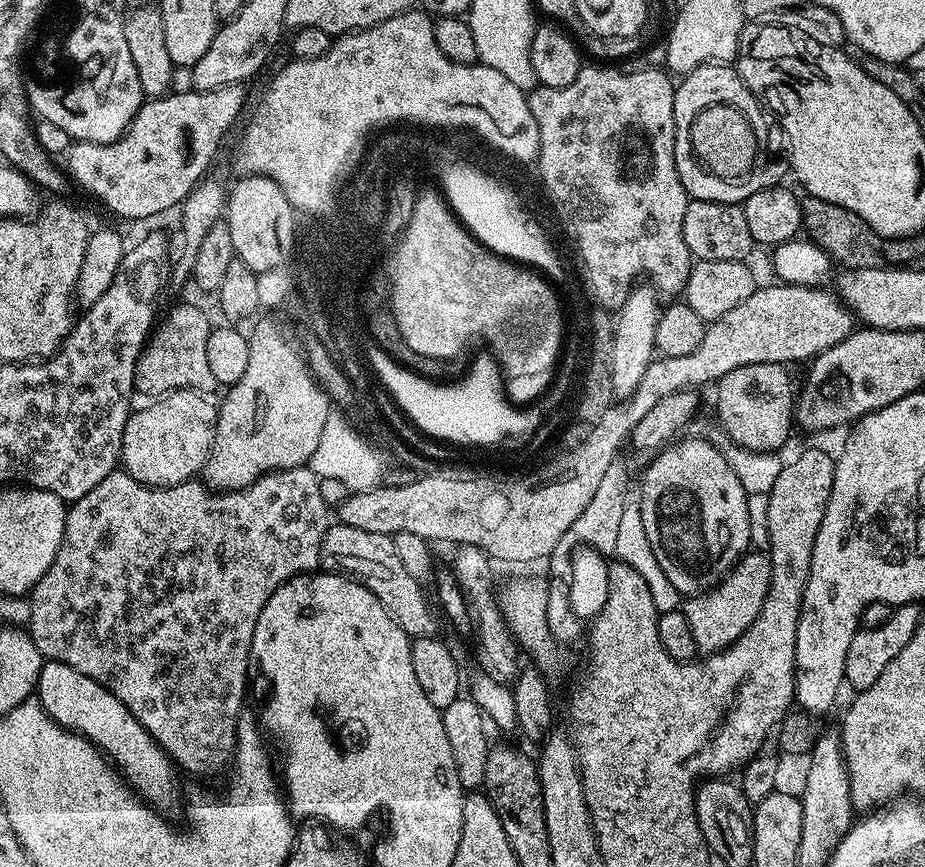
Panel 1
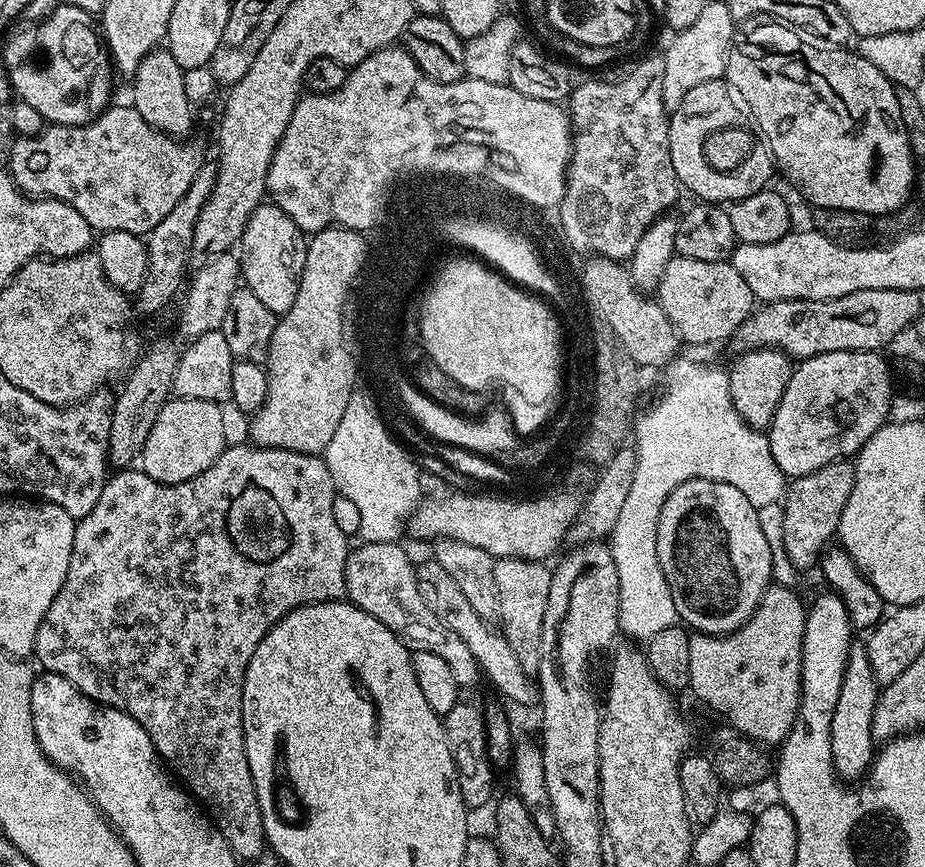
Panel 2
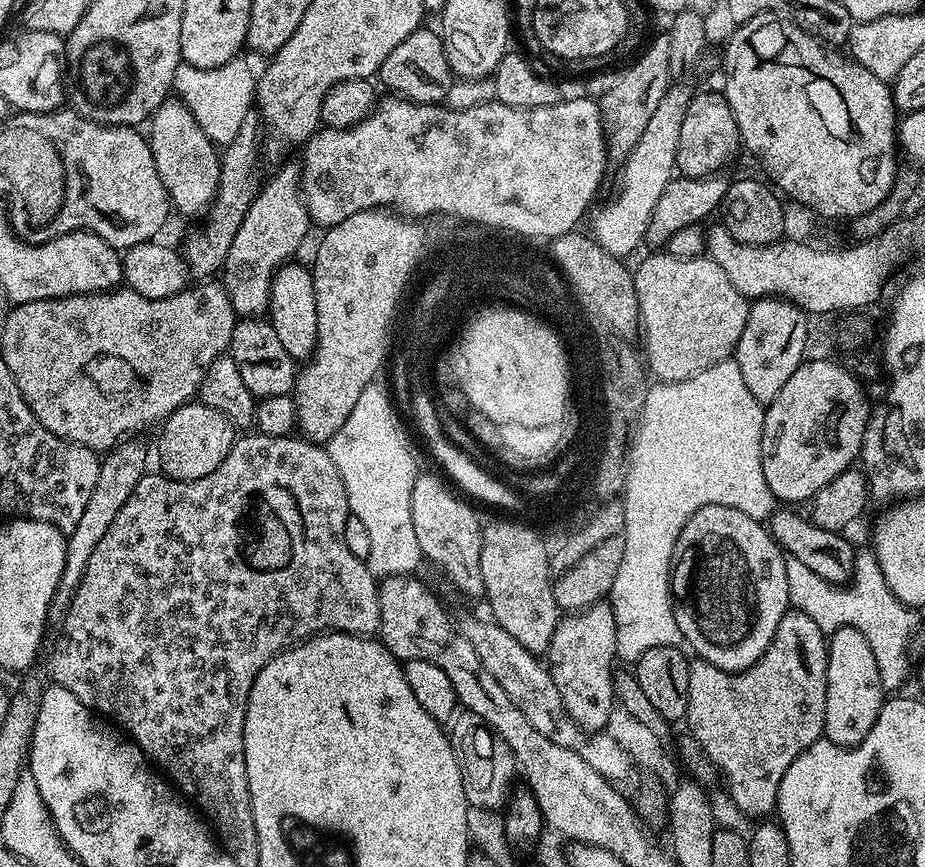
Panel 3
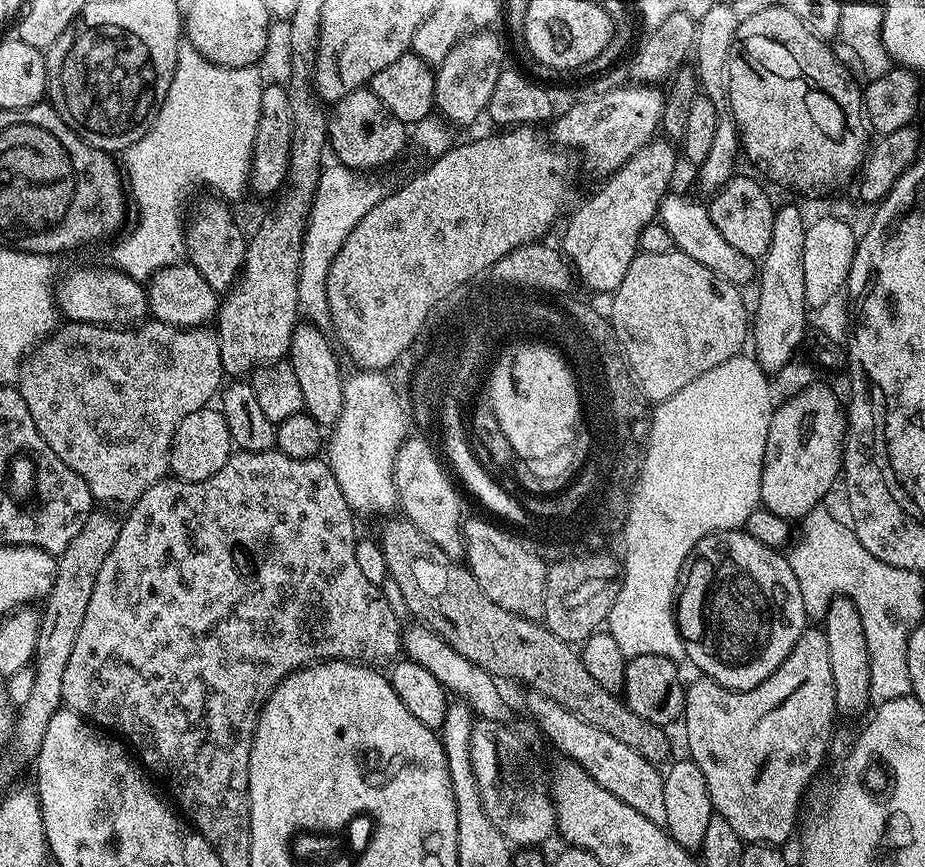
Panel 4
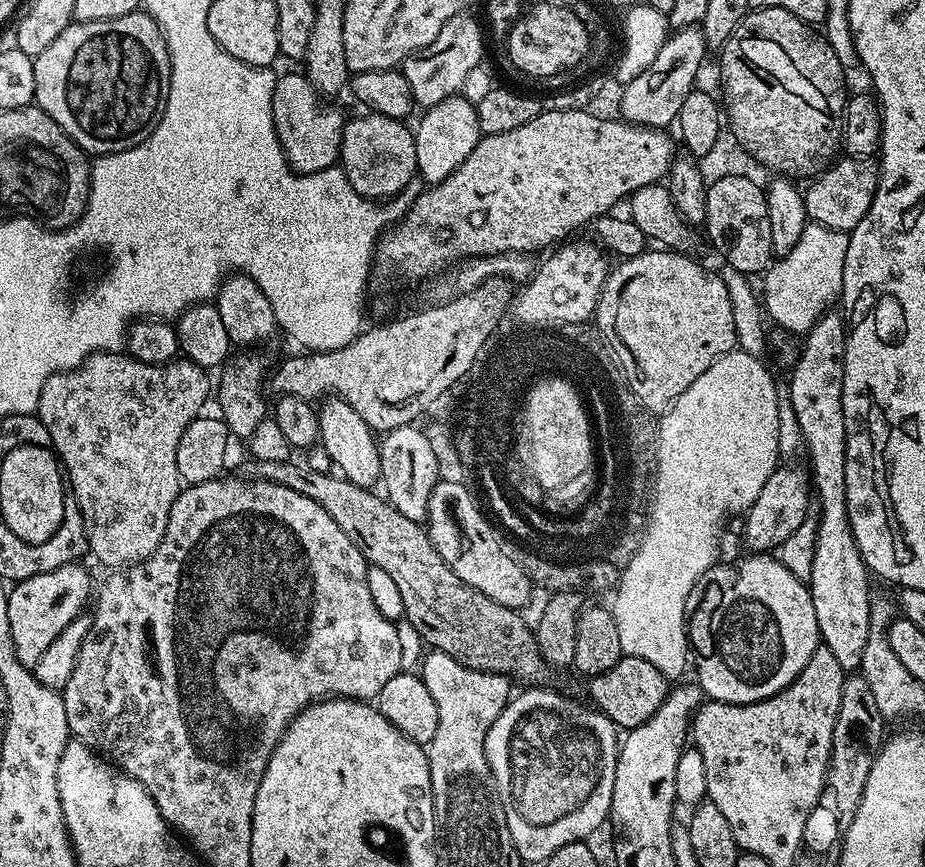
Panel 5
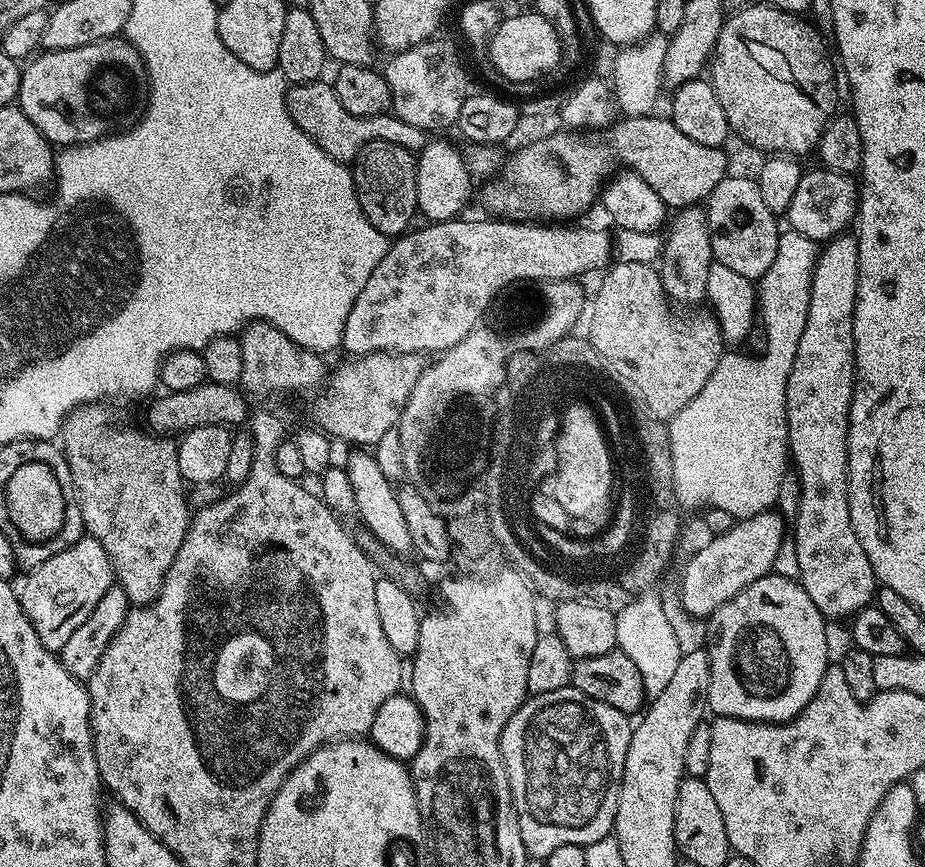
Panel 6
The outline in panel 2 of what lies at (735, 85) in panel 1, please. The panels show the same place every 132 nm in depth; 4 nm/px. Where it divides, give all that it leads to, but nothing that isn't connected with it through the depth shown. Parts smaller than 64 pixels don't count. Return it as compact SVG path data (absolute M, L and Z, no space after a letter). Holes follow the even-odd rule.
M723 79L702 82L702 86L694 86L684 96L679 97L680 104L670 112L668 122L668 141L670 142L670 162L674 162L674 174L685 193L693 192L700 202L731 202L741 200L755 192L765 191L769 187L764 176L755 176L752 171L766 163L766 157L756 152L752 158L742 158L734 170L724 170L726 176L718 176L708 170L702 158L702 140L704 136L736 118L749 120L750 116L742 107L741 101L734 95L733 89Z

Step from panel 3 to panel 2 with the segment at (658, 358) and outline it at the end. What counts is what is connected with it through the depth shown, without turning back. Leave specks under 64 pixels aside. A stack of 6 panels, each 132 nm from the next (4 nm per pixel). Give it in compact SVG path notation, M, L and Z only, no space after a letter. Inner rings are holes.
M673 256L672 261L666 266L666 270L660 279L658 289L658 303L661 310L670 318L670 322L676 328L681 341L688 344L716 344L735 335L746 317L754 311L754 297L750 286L746 286L742 274L734 270L734 266L728 260L718 262L698 262L698 258L686 258L685 256Z

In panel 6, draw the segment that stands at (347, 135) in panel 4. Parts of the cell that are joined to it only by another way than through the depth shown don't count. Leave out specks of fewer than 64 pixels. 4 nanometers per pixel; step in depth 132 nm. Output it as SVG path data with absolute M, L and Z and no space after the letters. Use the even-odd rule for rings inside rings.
M375 140L365 144L350 168L352 181L356 184L356 197L362 206L362 214L384 236L403 236L417 219L416 207L416 156L409 149L394 142Z

